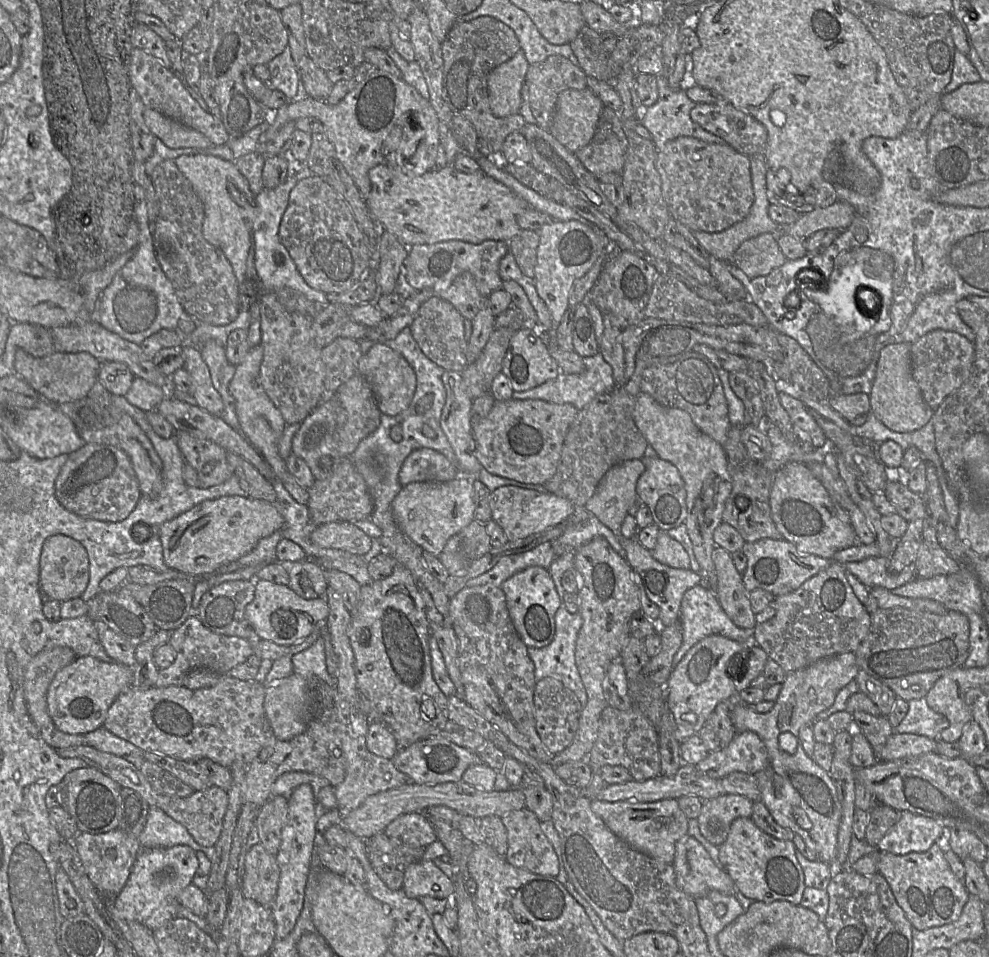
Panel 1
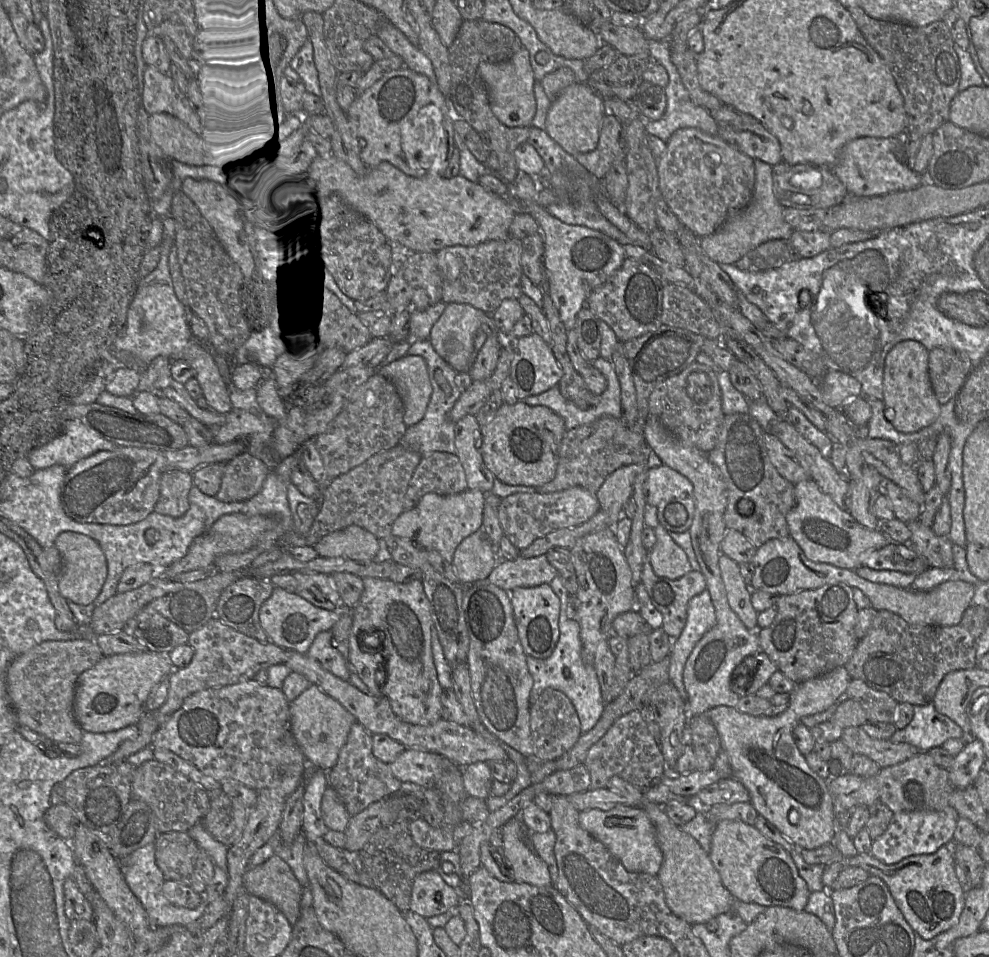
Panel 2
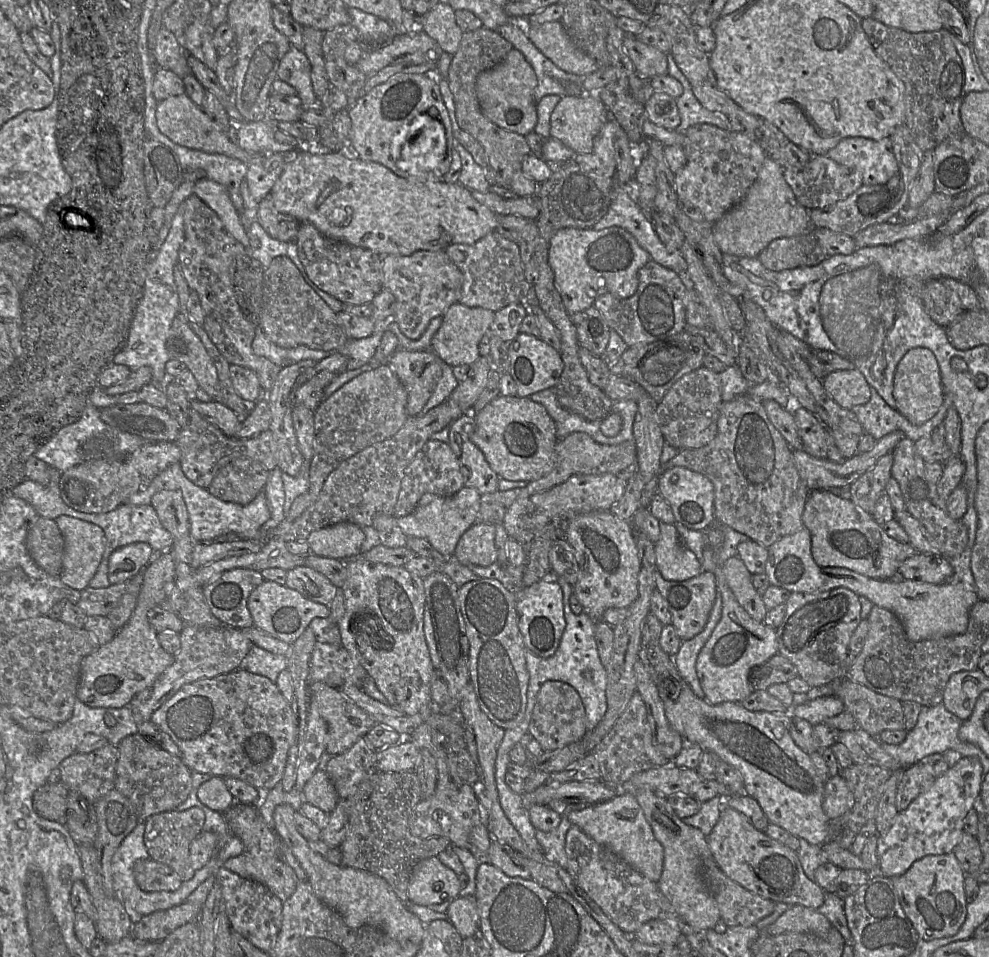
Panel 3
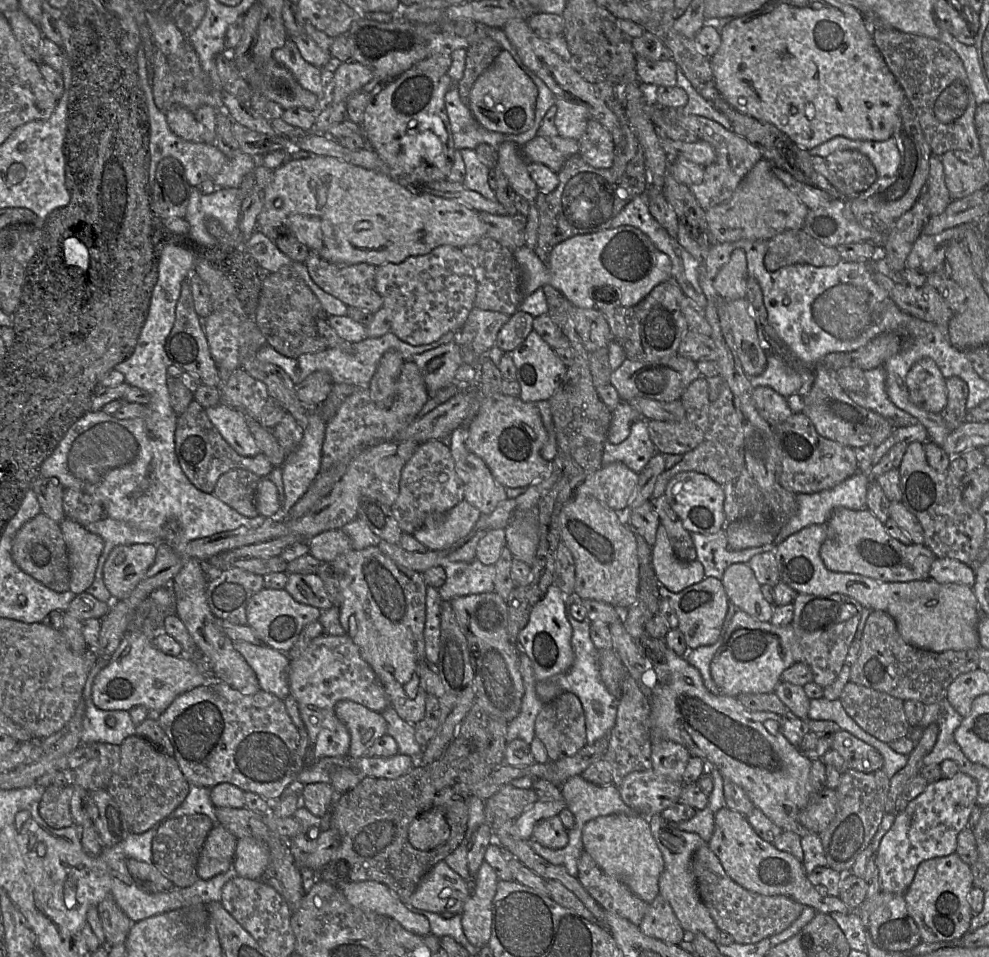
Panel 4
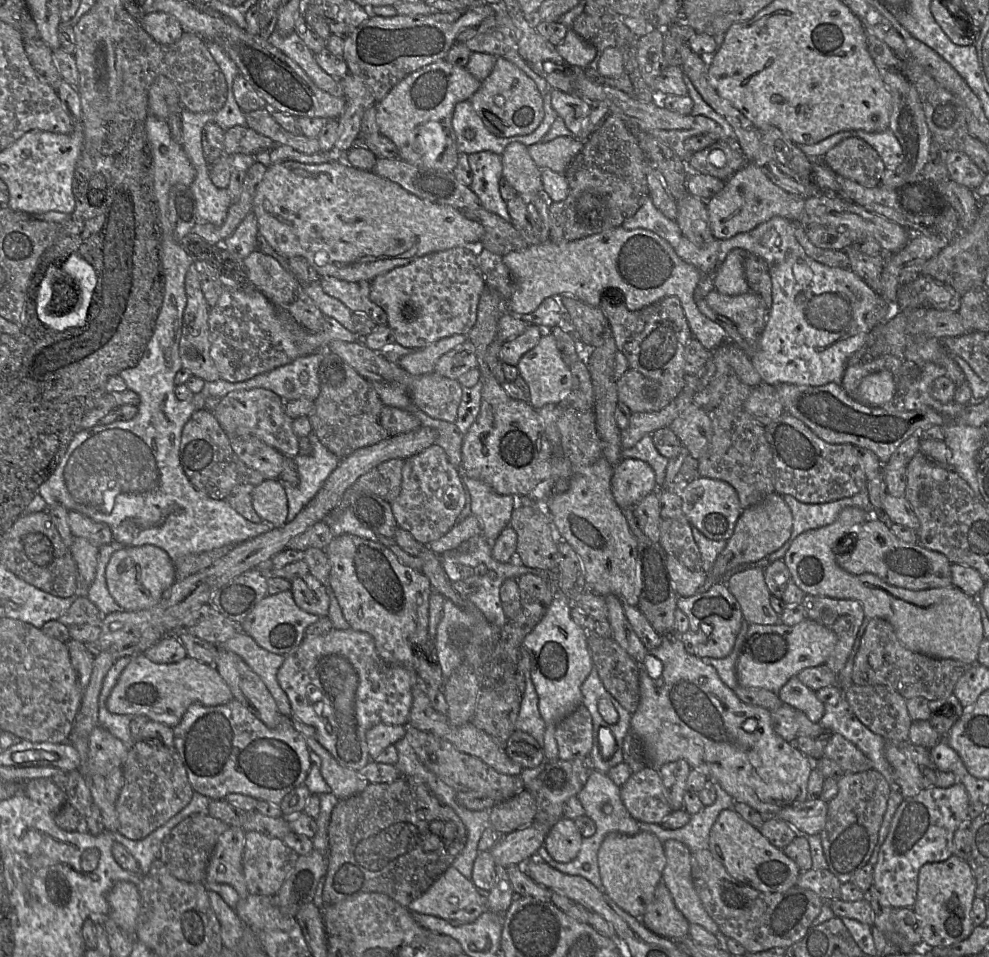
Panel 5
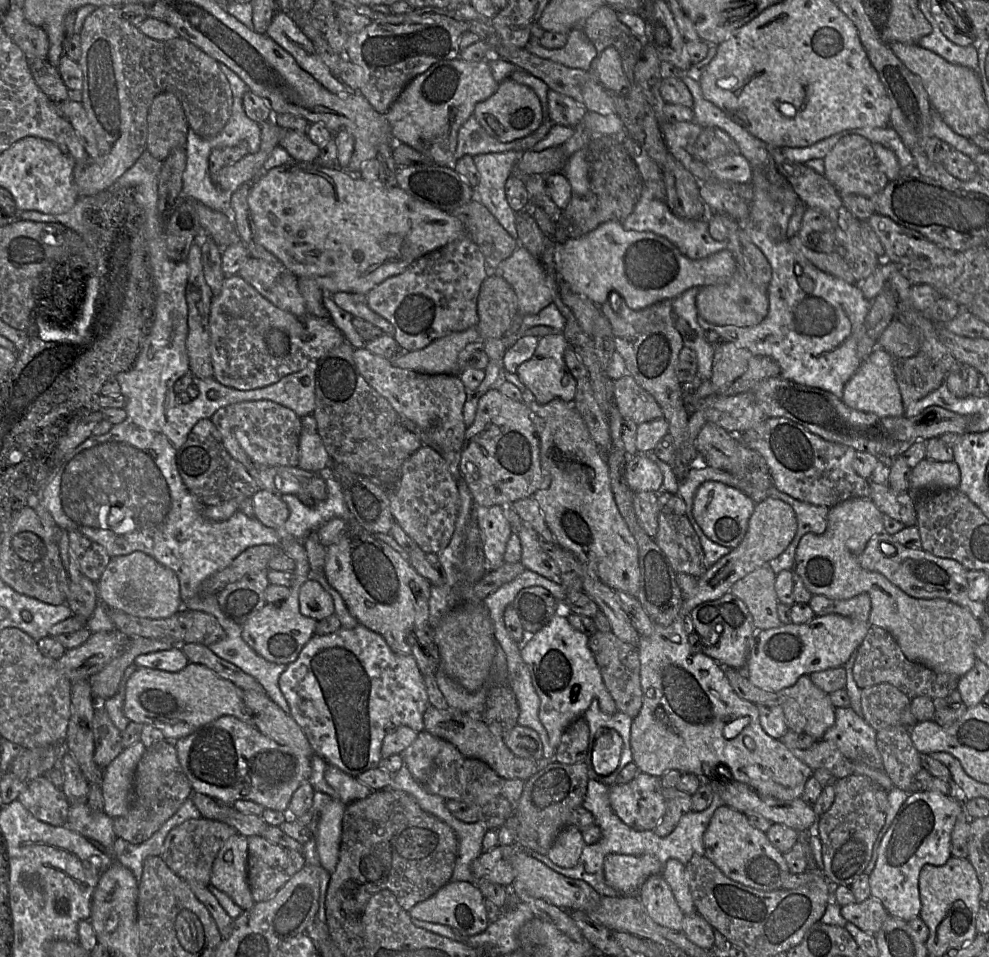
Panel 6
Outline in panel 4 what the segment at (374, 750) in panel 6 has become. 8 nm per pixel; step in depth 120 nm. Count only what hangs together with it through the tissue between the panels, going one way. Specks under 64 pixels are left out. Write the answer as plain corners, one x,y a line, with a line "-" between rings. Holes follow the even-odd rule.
322,633
311,640
303,652
291,659
288,666
290,694
298,703
308,735
304,767
311,767
323,758
347,758
350,734
335,714
335,704
347,699
382,712
390,705
384,687
370,665
362,658
358,646
347,635

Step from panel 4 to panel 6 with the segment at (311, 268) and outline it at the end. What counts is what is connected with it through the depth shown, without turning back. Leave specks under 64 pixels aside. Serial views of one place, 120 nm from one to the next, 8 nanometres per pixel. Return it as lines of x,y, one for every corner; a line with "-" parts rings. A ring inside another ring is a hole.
337,292
330,295
330,297
339,308
345,310
353,317
369,322
379,328
384,334
394,336
393,326
367,306
364,294

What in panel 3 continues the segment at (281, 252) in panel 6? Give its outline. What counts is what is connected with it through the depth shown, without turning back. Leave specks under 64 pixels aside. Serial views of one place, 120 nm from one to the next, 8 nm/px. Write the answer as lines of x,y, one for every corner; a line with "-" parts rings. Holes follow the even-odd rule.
302,149
288,161
270,191
276,211
310,223
325,237
386,255
409,256
419,250
445,250
453,244
474,244
495,231
498,216
472,196
471,190
443,180
408,180
385,166
362,161
351,150
345,152

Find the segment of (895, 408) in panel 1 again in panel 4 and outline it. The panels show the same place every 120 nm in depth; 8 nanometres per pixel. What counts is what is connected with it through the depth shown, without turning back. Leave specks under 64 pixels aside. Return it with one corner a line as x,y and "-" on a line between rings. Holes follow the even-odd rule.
931,358
916,362
906,377
911,401
918,407
933,413
941,413
947,406
946,378

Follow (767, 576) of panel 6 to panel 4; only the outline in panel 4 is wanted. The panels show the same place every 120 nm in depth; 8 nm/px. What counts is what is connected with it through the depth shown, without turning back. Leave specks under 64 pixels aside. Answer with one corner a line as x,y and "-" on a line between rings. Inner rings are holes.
746,563
730,565
724,572
722,583
729,601
738,610
761,622
770,622
774,606
761,592
761,585

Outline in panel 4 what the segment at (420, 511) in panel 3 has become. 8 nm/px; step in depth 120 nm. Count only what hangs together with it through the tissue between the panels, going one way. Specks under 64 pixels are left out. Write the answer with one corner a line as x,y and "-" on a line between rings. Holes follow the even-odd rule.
464,499
447,511
429,514
413,537
430,550
445,549
467,536
480,516
480,511

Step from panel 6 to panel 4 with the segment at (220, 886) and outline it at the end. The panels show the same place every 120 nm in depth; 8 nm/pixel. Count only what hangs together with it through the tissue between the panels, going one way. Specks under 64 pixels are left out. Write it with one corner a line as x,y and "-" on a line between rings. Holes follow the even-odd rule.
220,824
207,835
197,862
197,876
208,880
233,866
237,838

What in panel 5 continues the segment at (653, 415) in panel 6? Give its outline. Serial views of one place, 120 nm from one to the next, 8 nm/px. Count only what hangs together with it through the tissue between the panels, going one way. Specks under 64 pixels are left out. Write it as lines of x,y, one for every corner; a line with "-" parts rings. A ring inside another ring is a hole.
630,368
617,379
616,385
618,400
632,413
659,411
672,402
661,383

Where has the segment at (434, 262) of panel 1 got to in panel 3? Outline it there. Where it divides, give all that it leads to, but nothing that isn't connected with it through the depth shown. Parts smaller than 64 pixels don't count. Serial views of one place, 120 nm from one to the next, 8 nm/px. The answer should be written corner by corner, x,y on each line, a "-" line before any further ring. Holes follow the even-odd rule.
493,231
474,244
453,244
444,250
463,274
460,303
496,312
510,304
524,302
529,289
519,244

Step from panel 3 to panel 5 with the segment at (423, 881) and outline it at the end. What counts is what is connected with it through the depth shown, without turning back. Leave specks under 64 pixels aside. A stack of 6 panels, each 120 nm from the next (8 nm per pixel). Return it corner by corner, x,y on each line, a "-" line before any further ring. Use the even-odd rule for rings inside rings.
451,866
407,908
420,914
442,918
453,926
459,926
474,922
486,911
486,904
482,902
482,896
473,882

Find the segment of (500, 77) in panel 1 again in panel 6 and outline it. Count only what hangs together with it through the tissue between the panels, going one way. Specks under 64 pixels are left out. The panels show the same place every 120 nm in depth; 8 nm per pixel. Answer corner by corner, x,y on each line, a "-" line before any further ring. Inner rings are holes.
511,77
499,82
497,90
487,99
478,102
473,112
482,128
500,142
511,142
533,133
543,122
539,97
533,89

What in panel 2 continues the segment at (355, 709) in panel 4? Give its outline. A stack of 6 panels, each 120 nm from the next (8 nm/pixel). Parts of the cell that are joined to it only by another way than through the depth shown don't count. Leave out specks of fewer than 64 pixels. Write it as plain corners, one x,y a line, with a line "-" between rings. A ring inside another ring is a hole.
310,684
301,695
290,702
290,724
293,737
312,769
328,772
337,762
347,741
355,717
337,700
318,686

